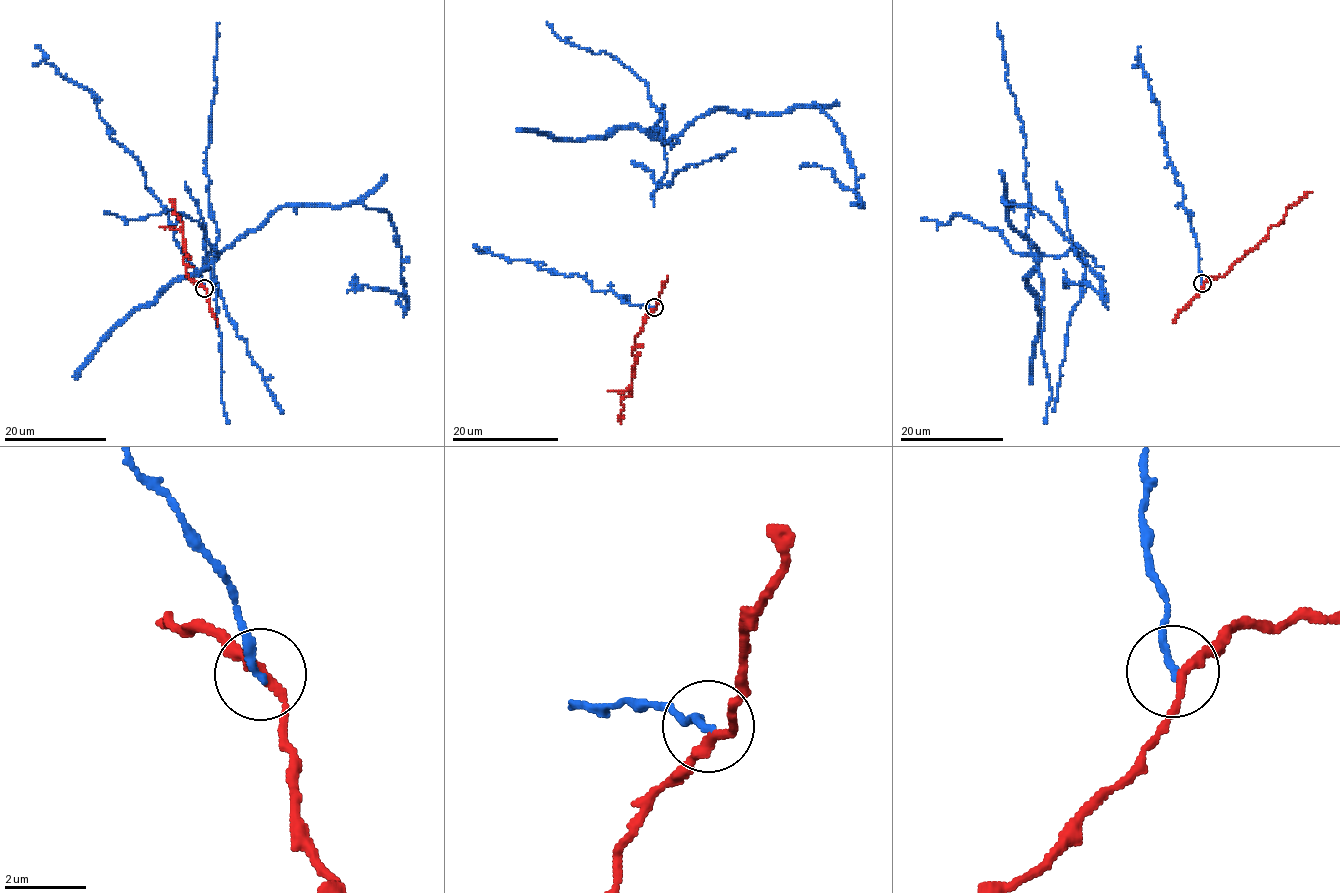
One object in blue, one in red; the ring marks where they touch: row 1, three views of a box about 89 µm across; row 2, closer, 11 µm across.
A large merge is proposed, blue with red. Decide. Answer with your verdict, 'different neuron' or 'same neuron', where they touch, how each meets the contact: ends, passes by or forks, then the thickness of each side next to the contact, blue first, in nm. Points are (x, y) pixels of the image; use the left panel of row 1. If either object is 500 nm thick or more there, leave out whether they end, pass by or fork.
different neuron; at (204, 288); blue ends there; red passes by; 190 nm thick on the blue side, 240 nm on the other

